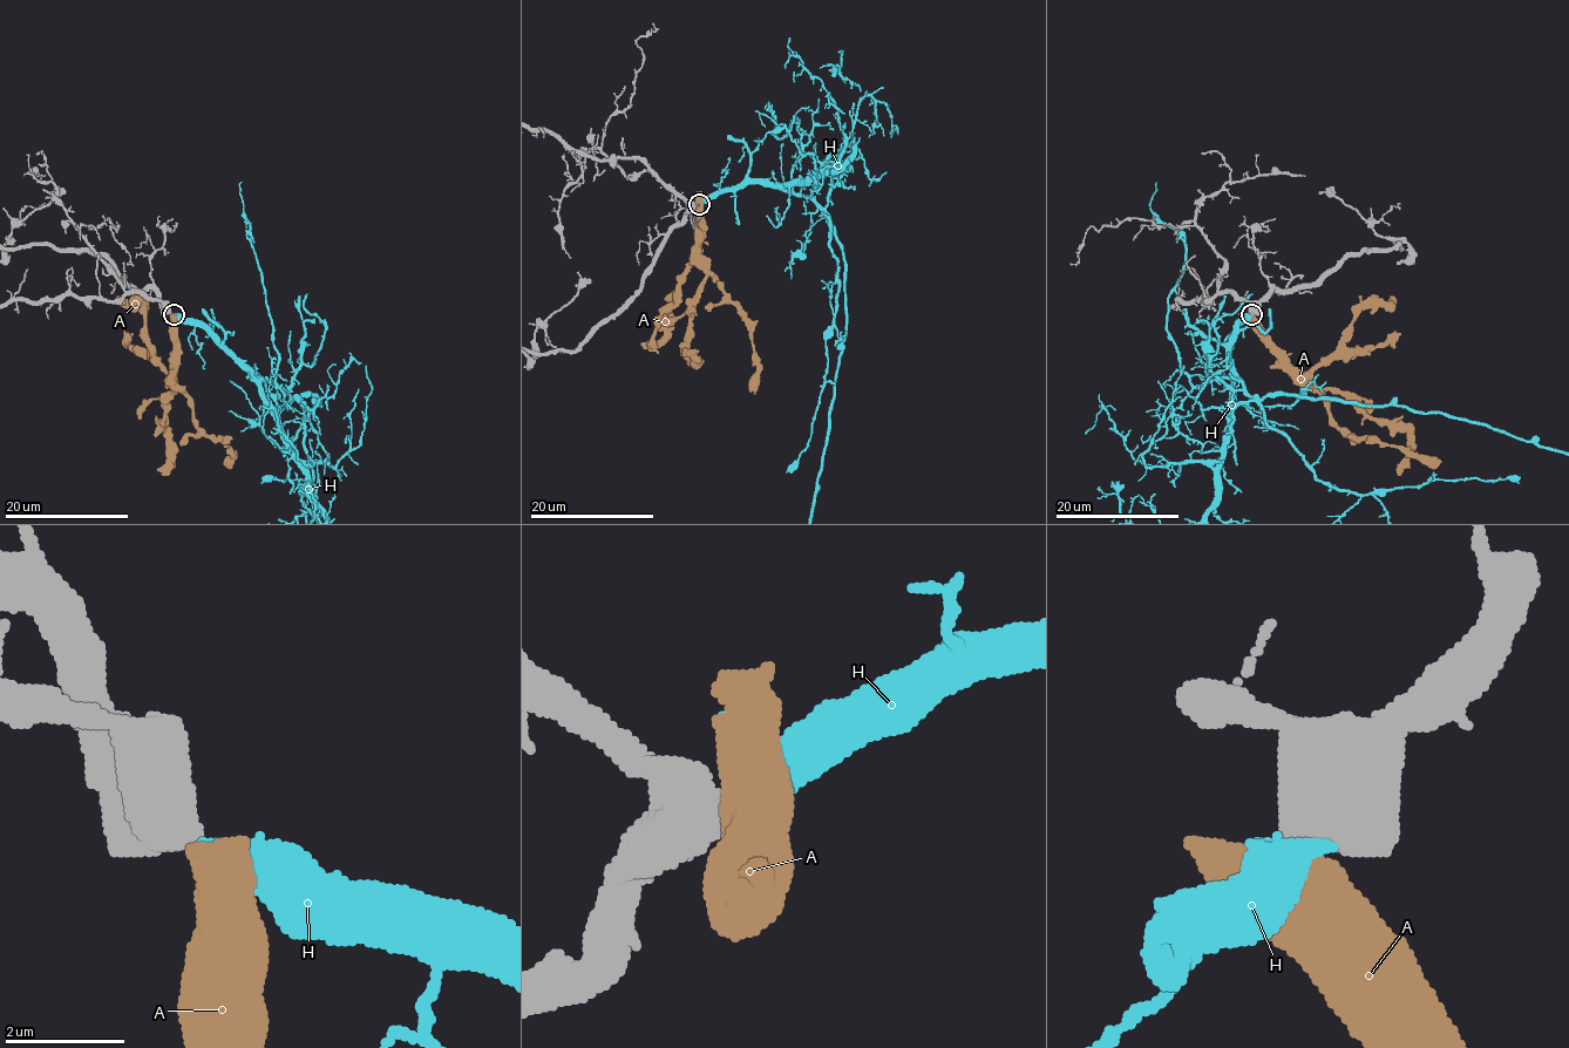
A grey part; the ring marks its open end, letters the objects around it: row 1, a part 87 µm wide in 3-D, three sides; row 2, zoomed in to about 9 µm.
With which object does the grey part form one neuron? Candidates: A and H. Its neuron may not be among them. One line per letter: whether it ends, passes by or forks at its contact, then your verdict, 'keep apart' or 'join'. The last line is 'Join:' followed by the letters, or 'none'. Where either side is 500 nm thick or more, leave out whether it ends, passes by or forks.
A: keep apart
H: it passes by; join
Join: H

